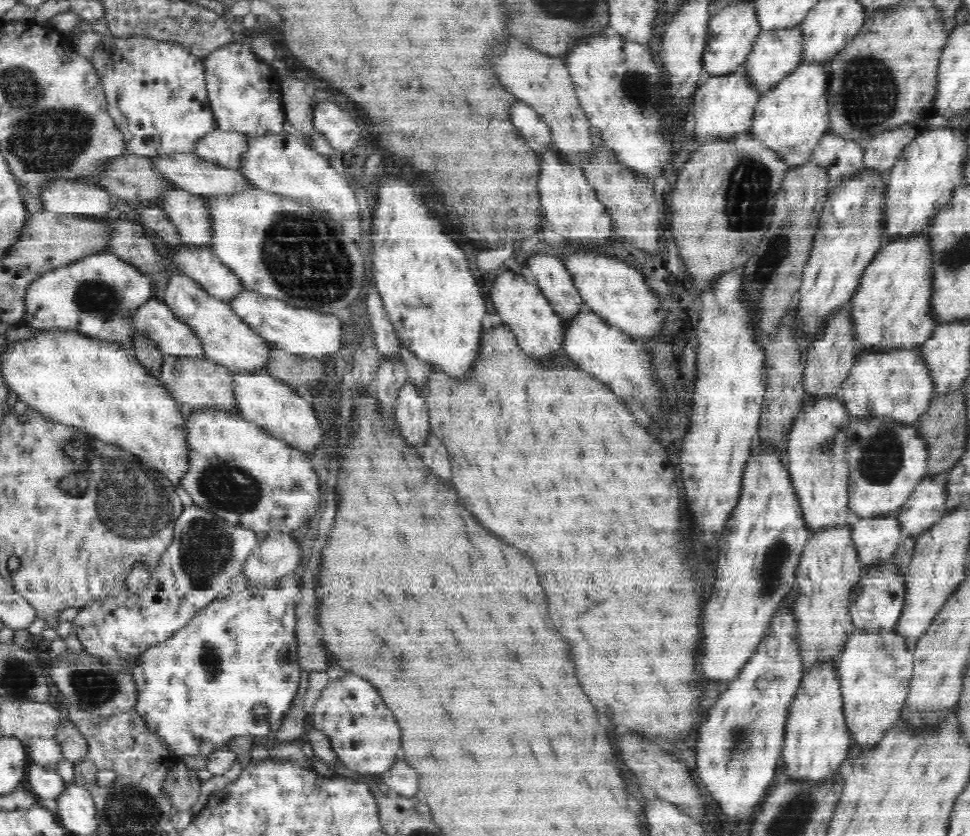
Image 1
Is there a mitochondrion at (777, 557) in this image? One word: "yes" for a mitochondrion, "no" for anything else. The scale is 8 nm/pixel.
yes

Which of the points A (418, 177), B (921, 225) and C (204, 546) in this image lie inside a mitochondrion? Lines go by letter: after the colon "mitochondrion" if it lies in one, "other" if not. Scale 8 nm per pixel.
A: other
B: other
C: mitochondrion

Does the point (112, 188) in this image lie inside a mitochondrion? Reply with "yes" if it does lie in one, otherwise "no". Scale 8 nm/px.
no

